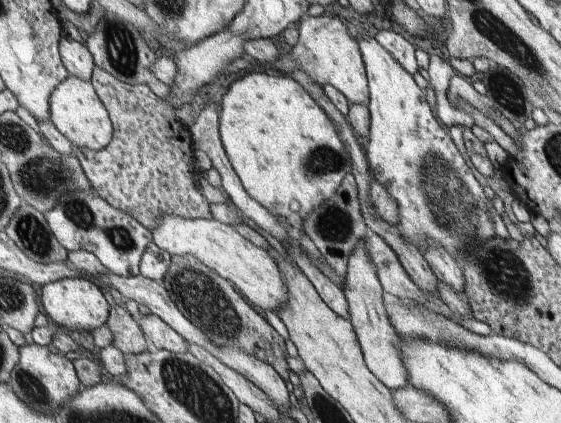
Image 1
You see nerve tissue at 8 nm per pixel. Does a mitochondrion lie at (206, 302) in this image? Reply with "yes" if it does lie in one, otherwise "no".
yes

